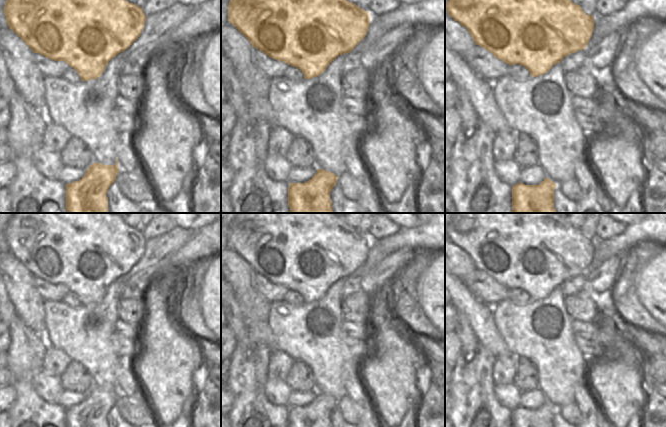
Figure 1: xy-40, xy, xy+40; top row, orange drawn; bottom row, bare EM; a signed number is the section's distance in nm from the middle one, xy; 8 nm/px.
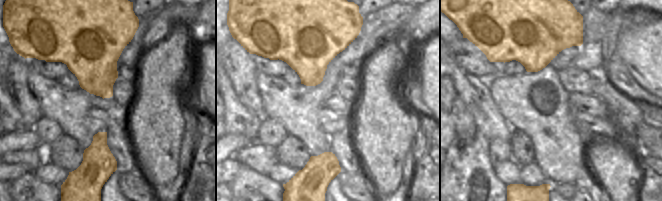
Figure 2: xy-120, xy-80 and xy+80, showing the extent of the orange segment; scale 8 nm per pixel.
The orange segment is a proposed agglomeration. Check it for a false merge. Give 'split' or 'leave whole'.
split

